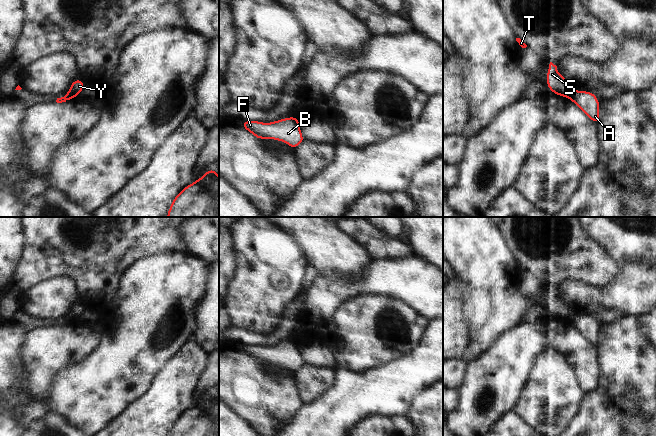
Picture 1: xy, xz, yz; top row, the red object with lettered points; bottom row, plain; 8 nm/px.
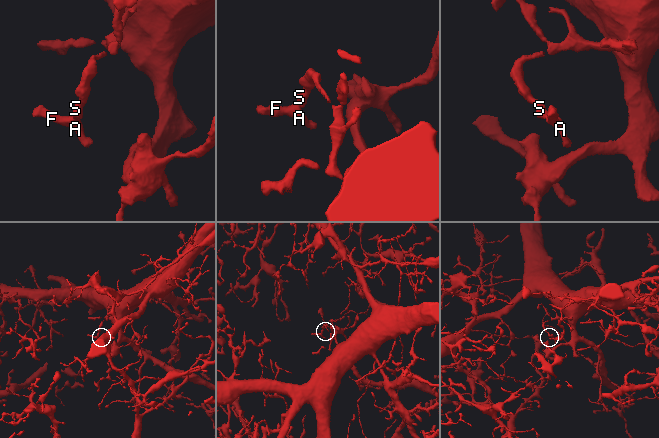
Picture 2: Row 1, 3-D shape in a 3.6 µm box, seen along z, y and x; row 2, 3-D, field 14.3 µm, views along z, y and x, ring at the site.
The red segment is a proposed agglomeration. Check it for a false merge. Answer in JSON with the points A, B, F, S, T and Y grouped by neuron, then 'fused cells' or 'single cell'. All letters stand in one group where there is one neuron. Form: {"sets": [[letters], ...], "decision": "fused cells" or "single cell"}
{"sets": [["A", "B", "F"], ["S", "T", "Y"]], "decision": "fused cells"}

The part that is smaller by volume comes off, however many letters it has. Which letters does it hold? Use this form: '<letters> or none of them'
A, B, F.

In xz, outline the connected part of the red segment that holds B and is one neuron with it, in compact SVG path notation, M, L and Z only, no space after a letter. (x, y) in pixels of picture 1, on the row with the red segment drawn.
M292 116L271 123L241 121L241 125L257 139L271 138L283 141L292 149L299 146L305 140L301 134L299 119Z

